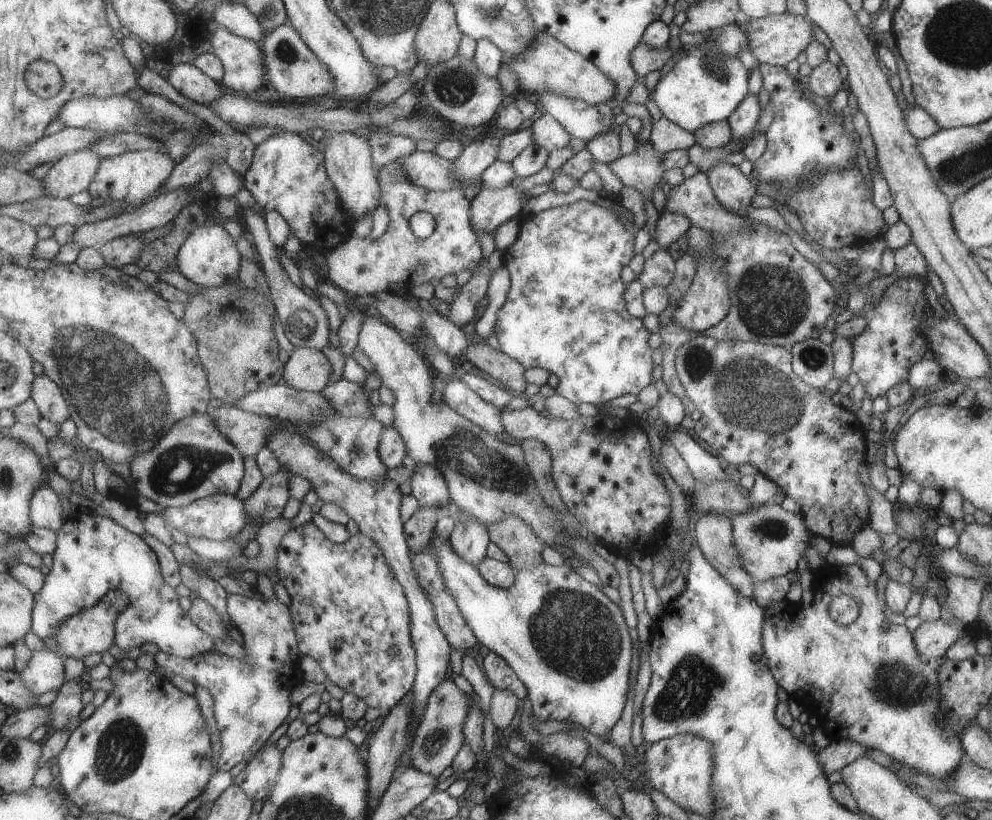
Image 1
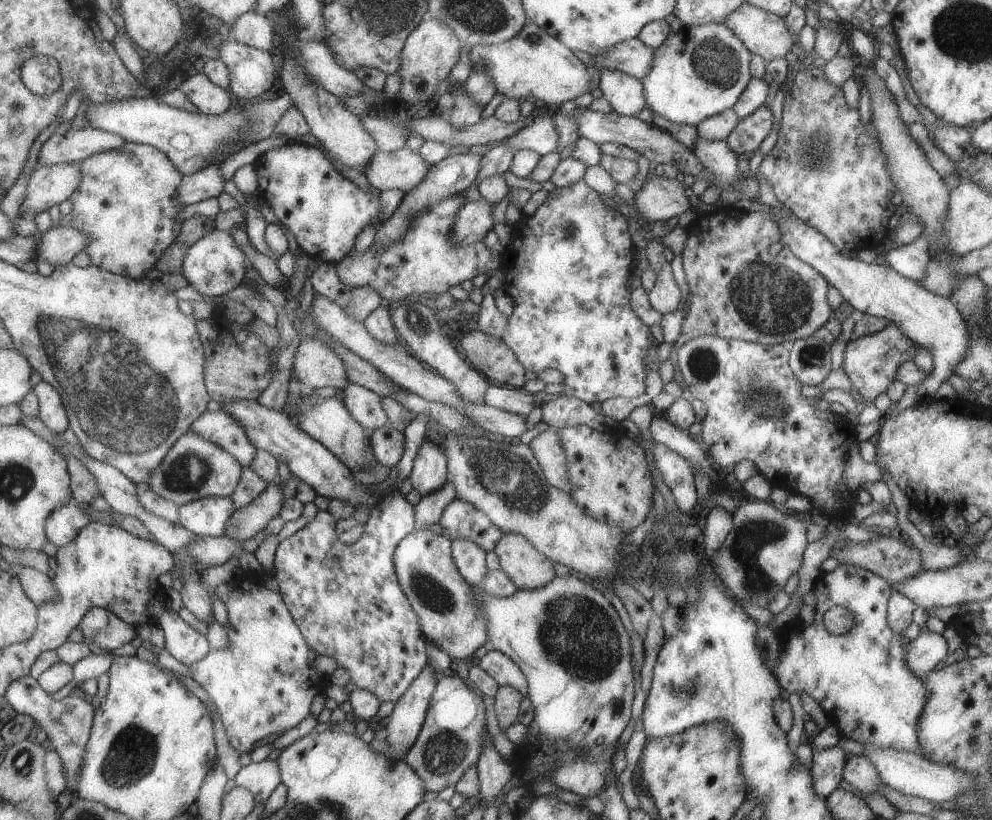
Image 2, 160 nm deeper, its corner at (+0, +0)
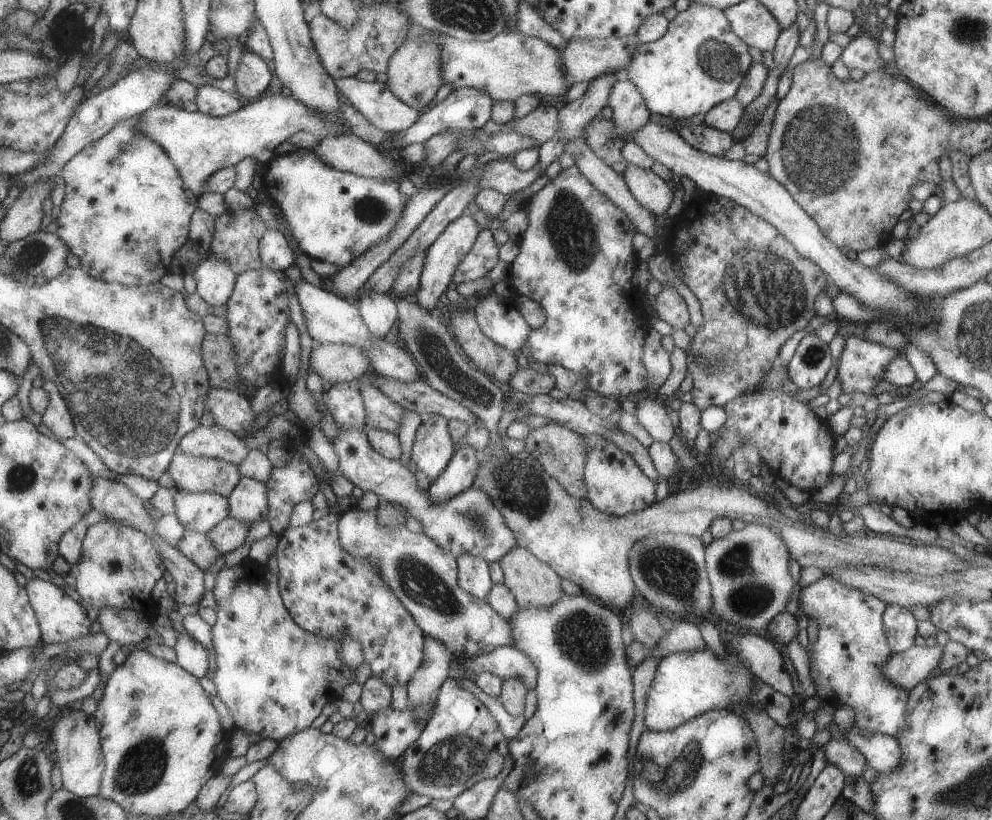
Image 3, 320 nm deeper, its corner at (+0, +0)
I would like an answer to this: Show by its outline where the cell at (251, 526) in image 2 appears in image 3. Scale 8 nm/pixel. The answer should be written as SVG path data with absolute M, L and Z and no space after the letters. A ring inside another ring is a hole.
M228 517L214 530L210 531L208 534L209 540L213 542L213 546L217 548L220 555L233 552L233 550L237 550L239 546L245 544L250 526L251 524L247 524L247 522Z

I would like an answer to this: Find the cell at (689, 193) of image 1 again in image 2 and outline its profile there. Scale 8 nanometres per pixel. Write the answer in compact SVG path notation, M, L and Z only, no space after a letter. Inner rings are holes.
M649 176L643 182L639 192L633 194L634 206L638 215L648 222L666 221L679 217L691 208L684 194L685 186L680 178L667 179Z

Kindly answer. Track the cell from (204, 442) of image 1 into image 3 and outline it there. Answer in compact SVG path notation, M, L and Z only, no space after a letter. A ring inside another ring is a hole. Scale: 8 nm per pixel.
M180 449L168 473L179 491L218 493L225 498L231 495L243 476L237 464L224 459L191 456Z

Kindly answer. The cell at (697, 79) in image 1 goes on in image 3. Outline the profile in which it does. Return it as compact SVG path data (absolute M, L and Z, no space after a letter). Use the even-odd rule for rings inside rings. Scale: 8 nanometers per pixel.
M690 4L668 22L667 32L661 38L640 43L636 48L622 76L639 90L649 113L667 116L673 121L685 120L699 113L705 115L713 106L733 98L752 64L748 47L733 34L722 10L707 4Z

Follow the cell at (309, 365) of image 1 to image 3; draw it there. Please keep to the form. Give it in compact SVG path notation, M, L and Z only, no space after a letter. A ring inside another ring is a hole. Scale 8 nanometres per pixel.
M313 342L309 353L309 368L321 378L323 383L331 382L336 387L339 382L364 379L369 362L356 346L335 343Z

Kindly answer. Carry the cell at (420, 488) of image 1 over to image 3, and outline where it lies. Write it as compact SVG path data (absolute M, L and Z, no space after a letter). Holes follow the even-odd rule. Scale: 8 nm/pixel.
M429 414L422 417L421 426L415 432L411 460L416 471L421 470L431 481L443 472L454 454L447 422L437 414Z

